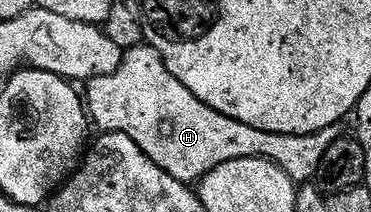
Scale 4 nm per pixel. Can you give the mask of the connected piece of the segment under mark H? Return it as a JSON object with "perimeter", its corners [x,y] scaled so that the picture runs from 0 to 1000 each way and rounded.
{"perimeter":[[[383,212],[350,222],[329,255],[321,325],[310,344],[286,354],[253,354],[237,377],[232,429],[224,429],[224,467],[235,491],[235,538],[253,585],[272,594],[275,623],[307,618],[332,627],[439,797],[439,816],[461,816],[472,854],[520,873],[542,849],[569,797],[590,797],[612,759],[636,750],[728,750],[739,778],[757,788],[774,835],[784,835],[803,873],[830,868],[852,849],[854,802],[871,759],[871,722],[892,703],[906,656],[922,651],[925,618],[916,594],[884,599],[846,637],[755,637],[752,627],[720,627],[709,608],[677,608],[677,590],[655,590],[644,571],[623,571],[623,552],[601,552],[601,533],[580,533],[569,495],[547,495],[482,363],[472,363],[450,325],[439,269],[415,222]]]}

